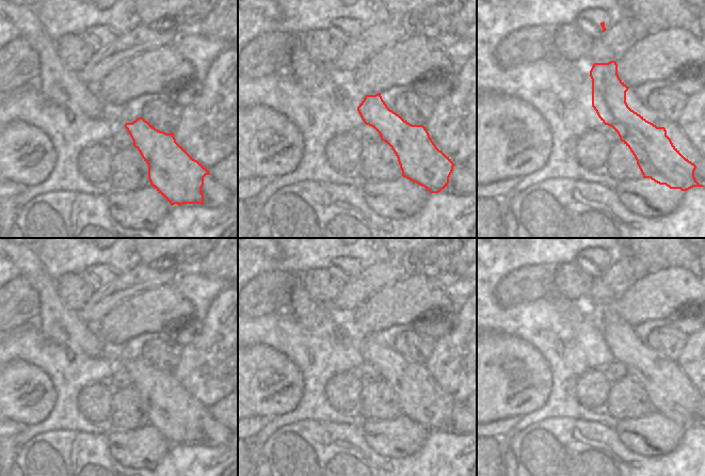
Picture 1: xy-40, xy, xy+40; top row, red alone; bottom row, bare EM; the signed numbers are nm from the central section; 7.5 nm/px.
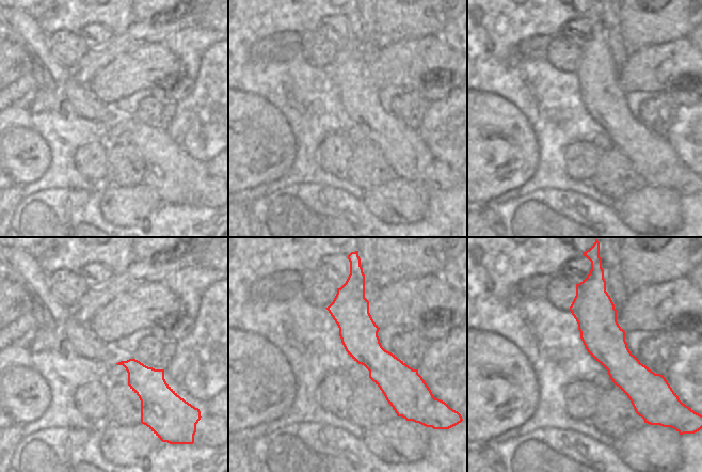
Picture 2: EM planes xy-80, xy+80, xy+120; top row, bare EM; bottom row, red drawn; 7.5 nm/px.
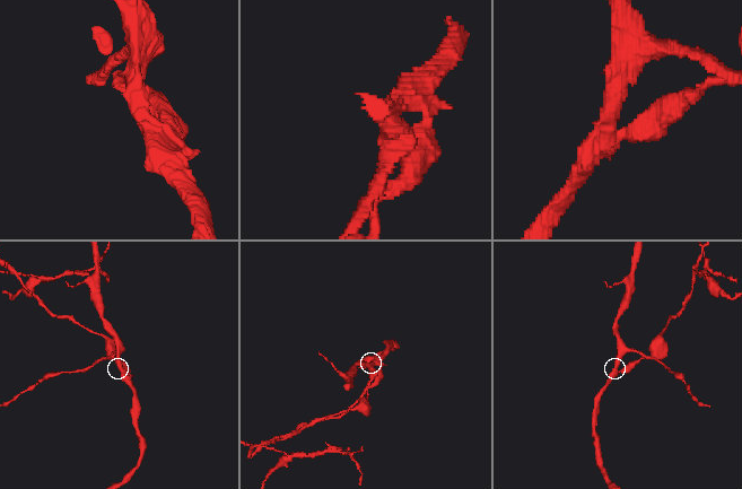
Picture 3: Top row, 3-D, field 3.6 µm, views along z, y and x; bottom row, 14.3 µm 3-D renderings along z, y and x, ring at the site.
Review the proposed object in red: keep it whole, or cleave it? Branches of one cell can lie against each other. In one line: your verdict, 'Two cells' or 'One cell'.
Two cells.

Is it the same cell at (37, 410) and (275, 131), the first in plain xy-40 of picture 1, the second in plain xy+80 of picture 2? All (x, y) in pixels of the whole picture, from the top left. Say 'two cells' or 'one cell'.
one cell

